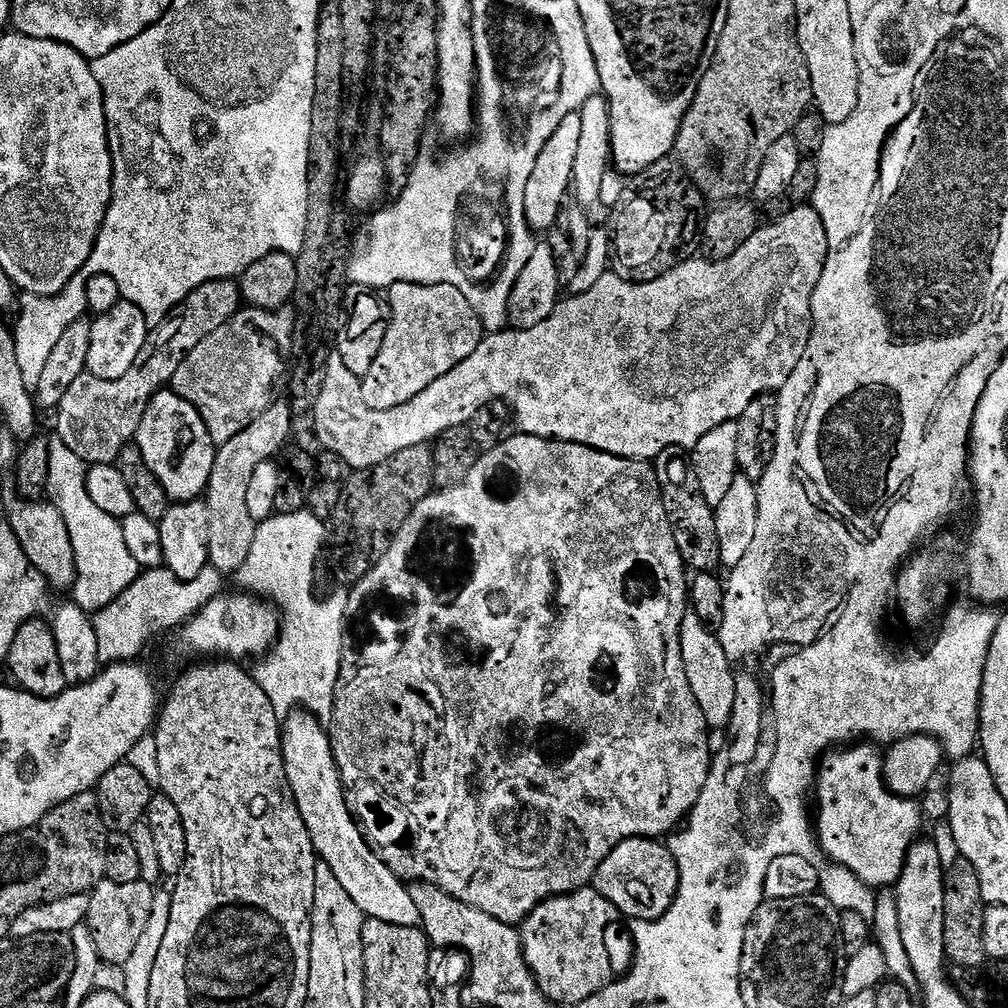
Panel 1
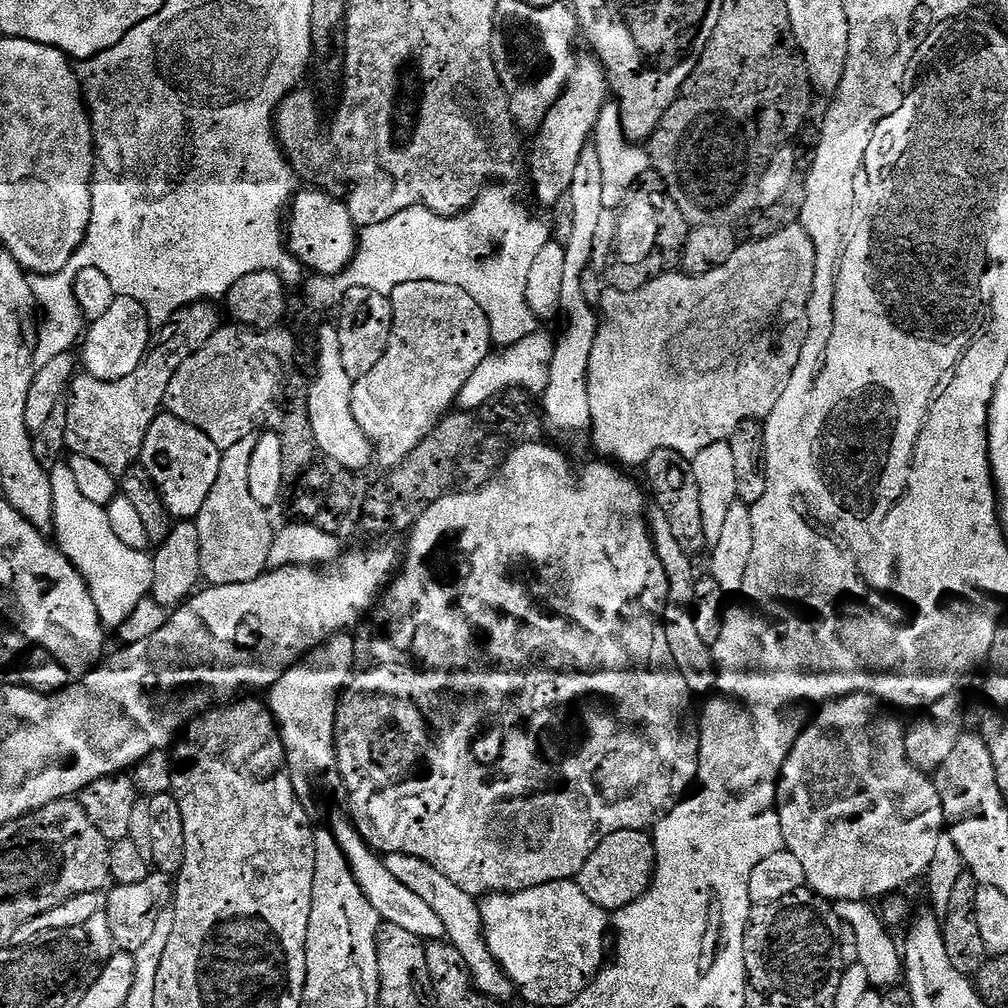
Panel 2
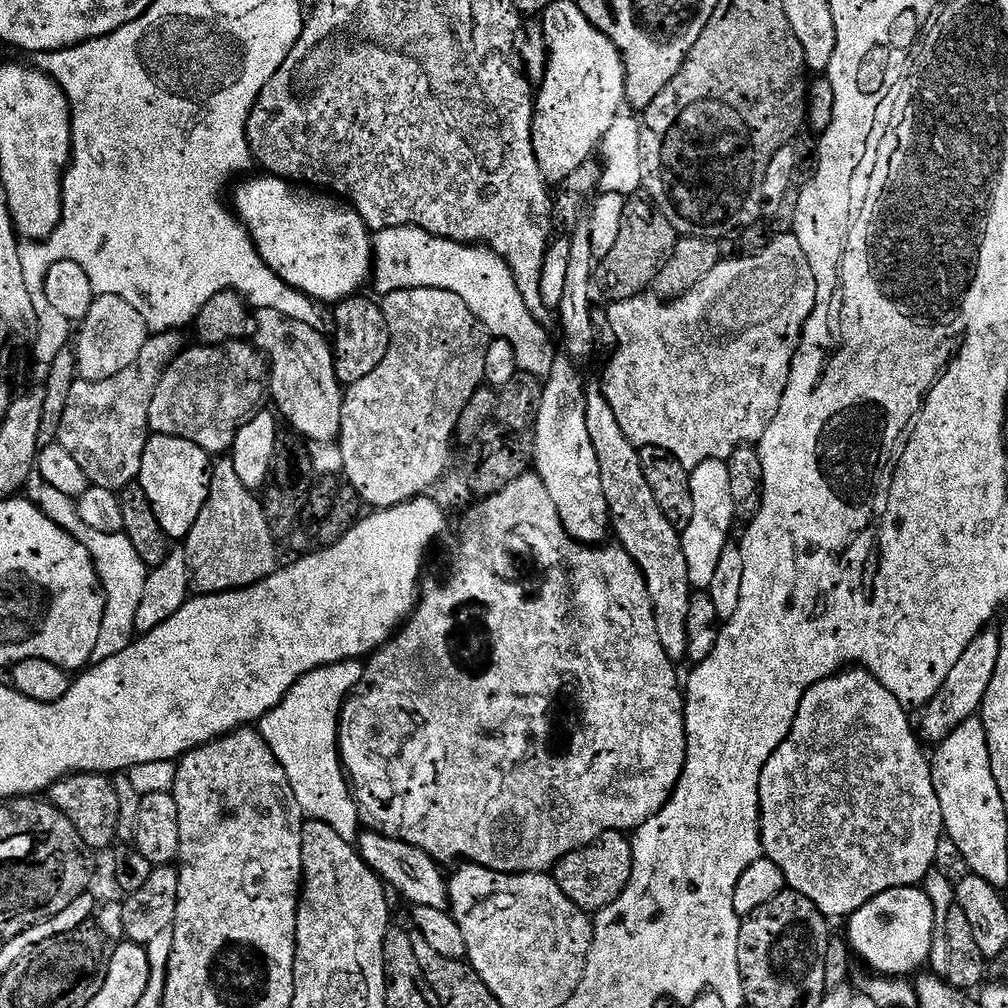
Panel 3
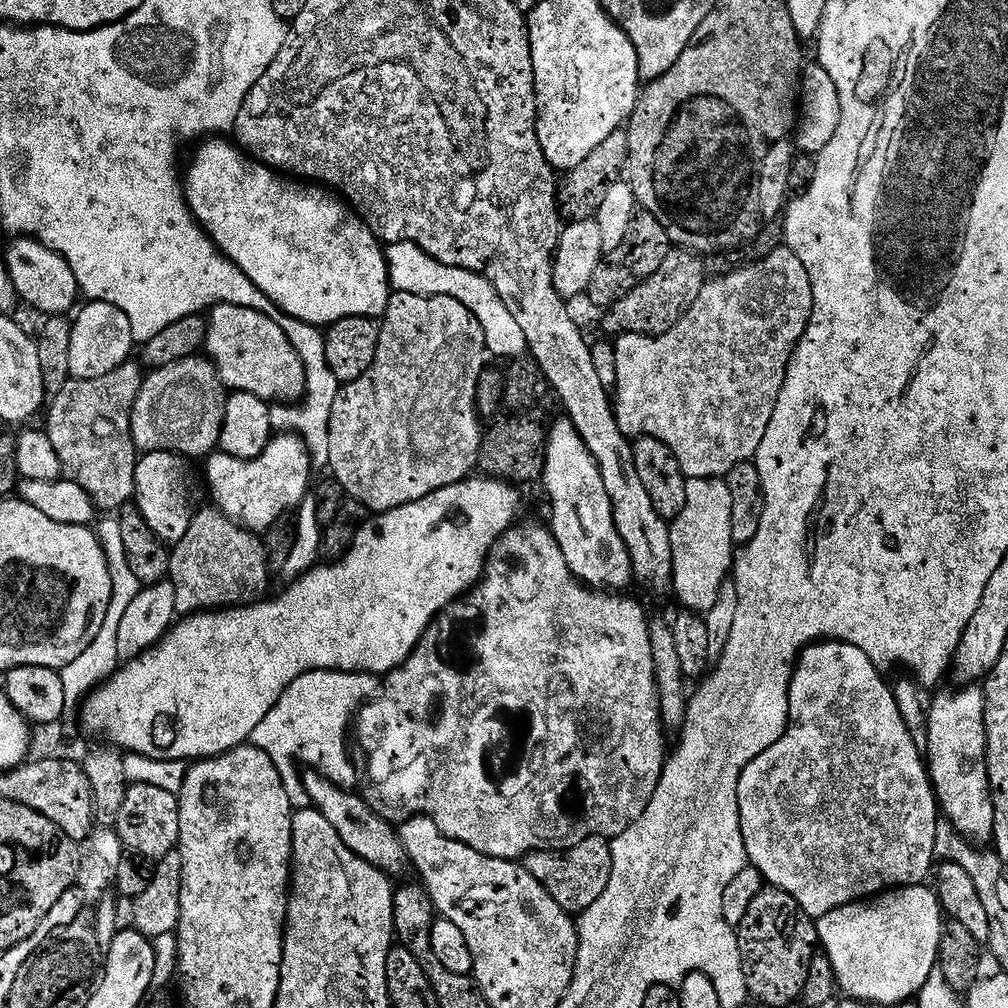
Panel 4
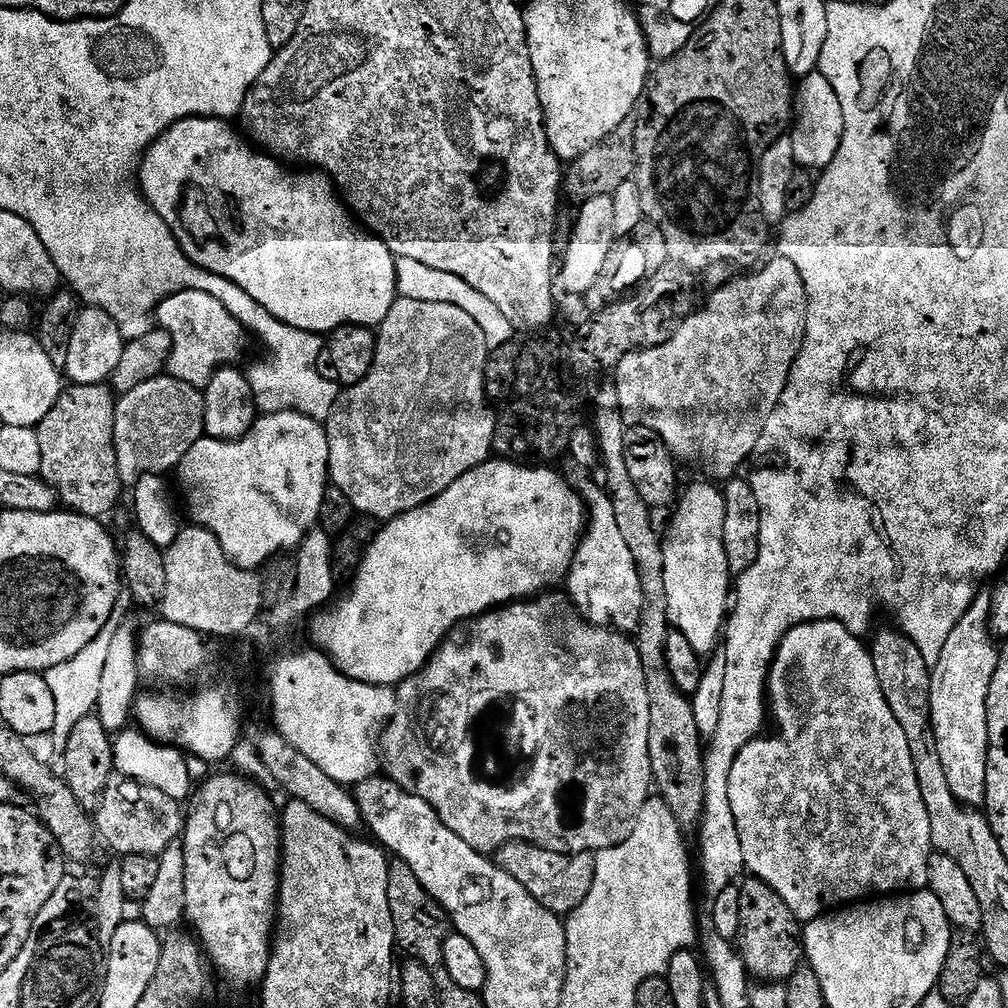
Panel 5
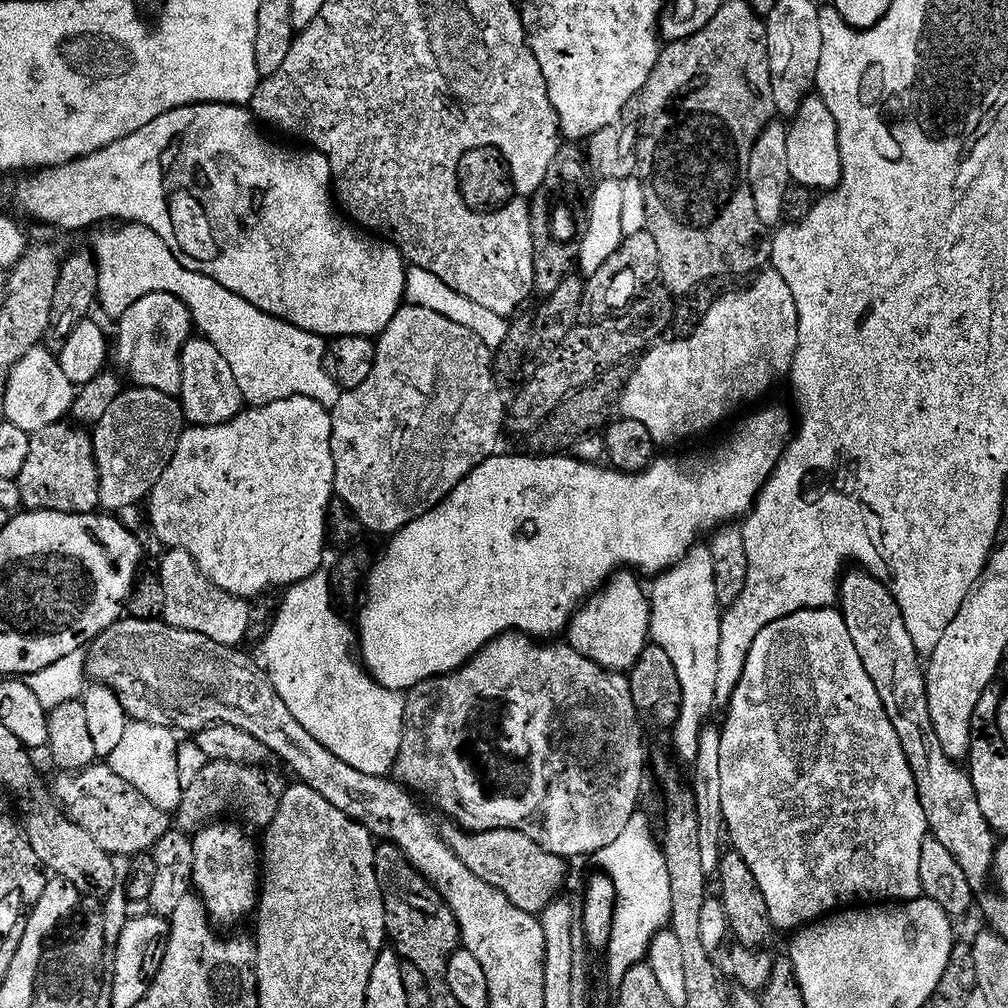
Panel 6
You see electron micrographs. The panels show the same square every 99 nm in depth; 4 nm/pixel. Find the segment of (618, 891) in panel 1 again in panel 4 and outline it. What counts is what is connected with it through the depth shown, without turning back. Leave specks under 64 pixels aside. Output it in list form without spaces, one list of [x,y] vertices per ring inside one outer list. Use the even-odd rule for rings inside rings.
[[[591,836],[578,846],[566,848],[563,852],[532,852],[523,857],[522,863],[526,871],[534,874],[542,886],[570,914],[585,912],[602,894],[606,894],[606,886],[610,886],[610,870],[612,869],[612,846],[605,837]]]

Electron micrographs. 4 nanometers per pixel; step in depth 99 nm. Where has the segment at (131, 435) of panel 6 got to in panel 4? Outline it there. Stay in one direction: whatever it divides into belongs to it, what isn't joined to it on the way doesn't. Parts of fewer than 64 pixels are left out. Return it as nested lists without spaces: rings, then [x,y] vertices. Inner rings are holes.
[[[203,355],[187,356],[184,360],[170,362],[170,366],[153,368],[144,377],[144,385],[132,407],[130,430],[137,453],[173,452],[185,458],[207,457],[217,451],[224,415],[228,409],[228,396],[220,375],[211,360]]]

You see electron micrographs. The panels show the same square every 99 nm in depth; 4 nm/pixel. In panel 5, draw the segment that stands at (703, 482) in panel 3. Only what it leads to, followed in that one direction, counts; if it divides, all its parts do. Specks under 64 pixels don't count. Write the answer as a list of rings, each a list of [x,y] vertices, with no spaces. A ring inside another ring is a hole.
[[[704,483],[708,484],[692,484],[685,492],[683,489],[674,508],[672,525],[668,533],[663,533],[662,543],[669,625],[690,642],[697,656],[708,658],[717,651],[726,628],[734,576],[728,571],[722,542],[722,526],[726,522],[724,493],[715,483]]]

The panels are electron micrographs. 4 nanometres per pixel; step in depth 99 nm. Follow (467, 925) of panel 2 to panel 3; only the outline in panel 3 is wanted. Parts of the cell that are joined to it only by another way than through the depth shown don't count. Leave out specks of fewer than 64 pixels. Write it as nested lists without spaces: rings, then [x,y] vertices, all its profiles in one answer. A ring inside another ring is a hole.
[[[361,831],[358,836],[358,851],[363,860],[372,867],[372,871],[384,881],[393,893],[405,896],[409,905],[418,908],[449,907],[448,881],[445,873],[440,873],[437,861],[430,854],[410,846],[398,838],[383,836],[380,832]]]

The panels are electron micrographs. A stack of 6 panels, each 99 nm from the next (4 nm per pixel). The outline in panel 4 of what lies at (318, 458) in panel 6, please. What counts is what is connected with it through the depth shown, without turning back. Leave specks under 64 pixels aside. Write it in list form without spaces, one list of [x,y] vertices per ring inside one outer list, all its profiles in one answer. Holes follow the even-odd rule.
[[[276,434],[269,440],[266,450],[258,454],[253,460],[239,460],[233,456],[227,456],[225,452],[219,450],[211,453],[207,457],[208,463],[208,484],[206,480],[206,492],[212,495],[211,503],[219,508],[223,516],[228,516],[241,528],[264,534],[274,526],[275,523],[283,521],[288,516],[287,512],[291,508],[296,508],[304,500],[304,495],[309,495],[313,487],[312,472],[314,465],[312,456],[308,452],[308,447],[298,436],[291,434]]]

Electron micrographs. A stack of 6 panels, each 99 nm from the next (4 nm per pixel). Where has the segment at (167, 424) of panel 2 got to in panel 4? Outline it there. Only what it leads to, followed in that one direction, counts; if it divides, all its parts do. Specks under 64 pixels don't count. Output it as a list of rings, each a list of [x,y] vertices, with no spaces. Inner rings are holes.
[[[145,452],[136,461],[136,494],[134,503],[142,518],[150,522],[150,530],[158,539],[169,546],[175,546],[186,538],[190,522],[202,507],[202,484],[196,481],[187,459],[173,452]]]

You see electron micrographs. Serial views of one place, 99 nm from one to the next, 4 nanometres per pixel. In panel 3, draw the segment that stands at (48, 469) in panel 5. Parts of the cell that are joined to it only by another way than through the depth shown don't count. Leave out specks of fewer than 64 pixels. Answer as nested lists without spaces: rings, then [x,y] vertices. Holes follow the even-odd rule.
[[[171,330],[149,335],[142,350],[138,350],[138,358],[114,378],[76,380],[62,414],[58,443],[82,466],[89,485],[119,493],[126,485],[139,481],[142,454],[150,435],[150,402],[158,382],[162,382],[162,374],[186,347],[182,333]]]

